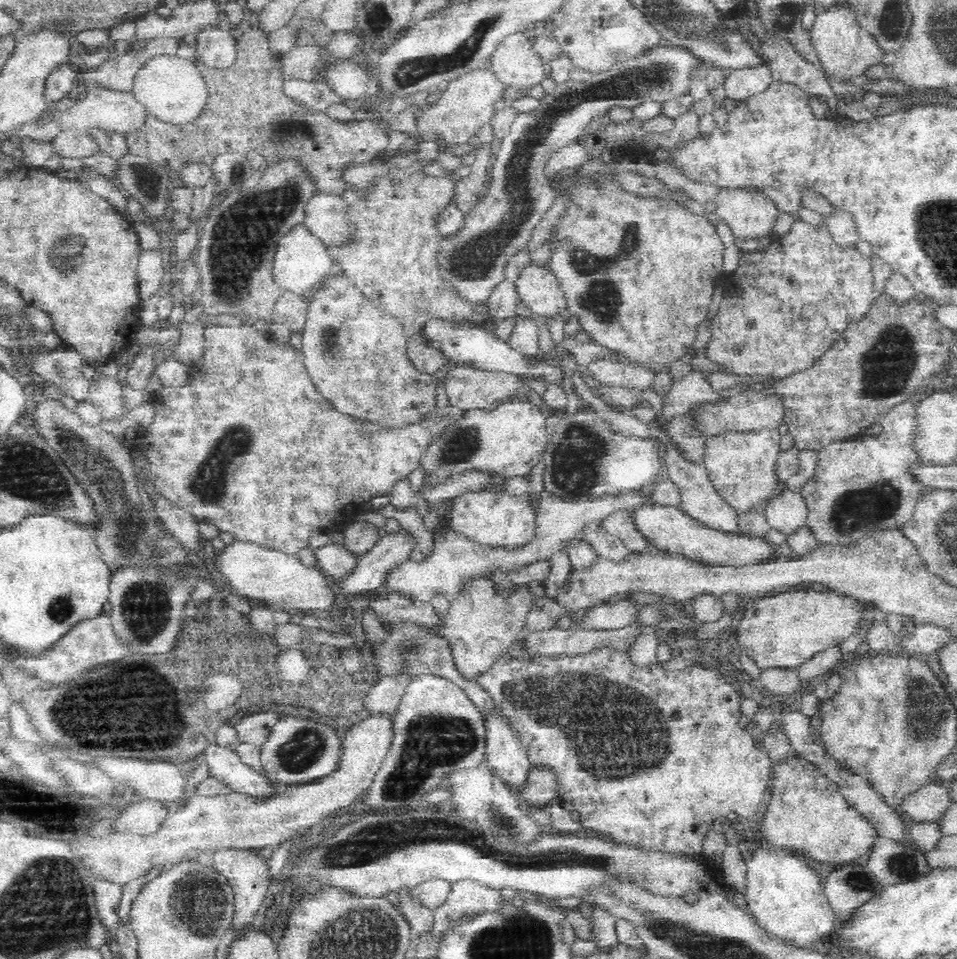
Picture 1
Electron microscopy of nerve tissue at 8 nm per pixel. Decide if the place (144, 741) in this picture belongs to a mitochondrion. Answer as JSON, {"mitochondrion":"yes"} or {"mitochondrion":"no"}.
{"mitochondrion":"no"}

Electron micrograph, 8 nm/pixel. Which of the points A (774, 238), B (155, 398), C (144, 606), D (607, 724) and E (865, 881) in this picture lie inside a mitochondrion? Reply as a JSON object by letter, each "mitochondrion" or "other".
{"A":"other","B":"other","C":"mitochondrion","D":"mitochondrion","E":"mitochondrion"}

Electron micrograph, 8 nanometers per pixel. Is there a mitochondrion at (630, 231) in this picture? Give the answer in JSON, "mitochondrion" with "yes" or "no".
{"mitochondrion":"yes"}

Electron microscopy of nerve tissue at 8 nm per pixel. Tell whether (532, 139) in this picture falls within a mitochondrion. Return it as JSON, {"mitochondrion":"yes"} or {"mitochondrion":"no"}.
{"mitochondrion":"yes"}

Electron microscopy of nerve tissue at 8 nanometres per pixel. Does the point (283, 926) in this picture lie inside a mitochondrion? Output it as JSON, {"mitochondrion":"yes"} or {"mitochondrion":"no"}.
{"mitochondrion":"no"}

